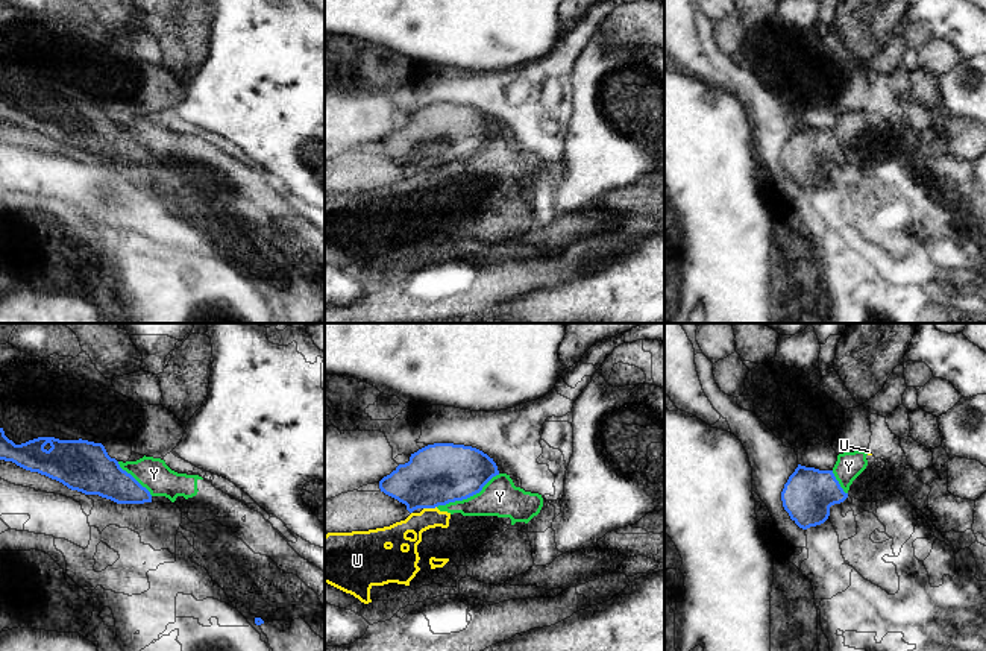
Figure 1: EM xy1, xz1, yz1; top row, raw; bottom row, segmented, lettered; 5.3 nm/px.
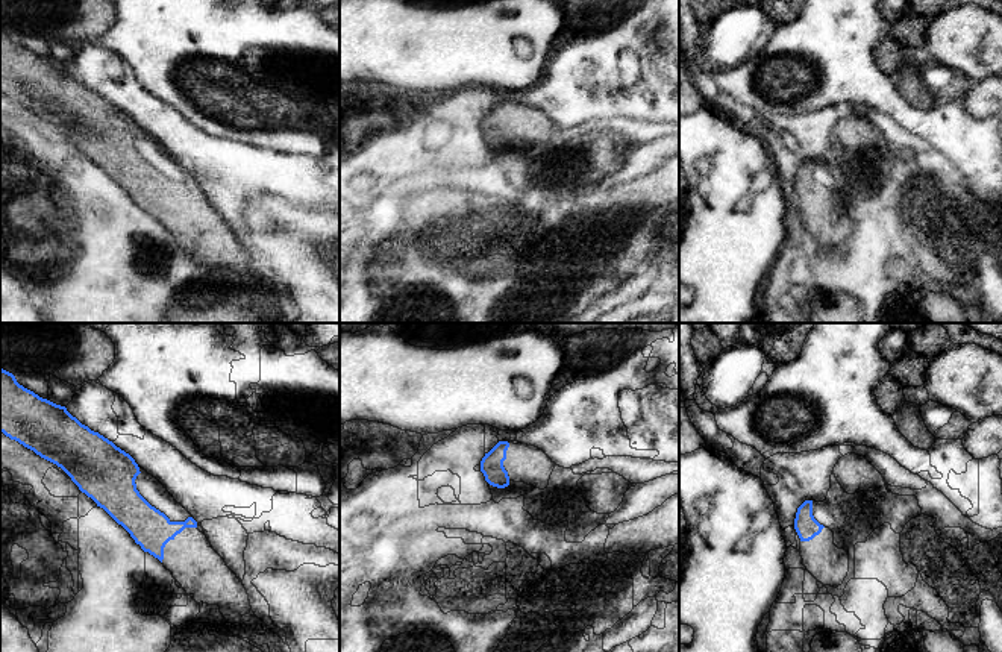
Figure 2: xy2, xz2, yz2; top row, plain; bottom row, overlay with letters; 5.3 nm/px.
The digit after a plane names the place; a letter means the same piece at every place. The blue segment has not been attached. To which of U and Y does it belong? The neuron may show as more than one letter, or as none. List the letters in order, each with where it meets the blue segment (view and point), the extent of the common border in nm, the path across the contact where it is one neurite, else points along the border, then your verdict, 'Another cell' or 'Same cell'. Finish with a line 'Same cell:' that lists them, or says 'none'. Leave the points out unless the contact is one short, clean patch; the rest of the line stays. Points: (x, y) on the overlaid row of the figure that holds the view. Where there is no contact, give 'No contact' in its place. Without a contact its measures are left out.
U: Touches blue at xz1 (430, 507). Shared border 70 nm. Another cell
Y: Touches blue at xz1 (467, 496). Shared border 380 nm. Another cell
Same cell: none

